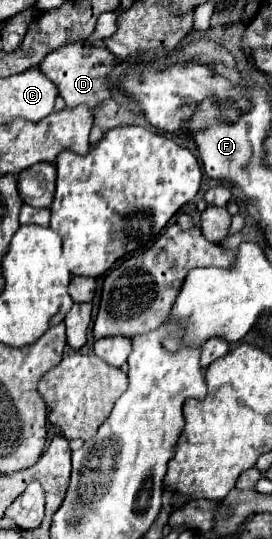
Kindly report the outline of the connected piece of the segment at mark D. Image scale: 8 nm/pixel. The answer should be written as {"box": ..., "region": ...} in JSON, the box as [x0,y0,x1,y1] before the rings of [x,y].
{"box":[39,41,117,109],"region":[[[77,41],[77,43],[69,43],[65,47],[59,47],[57,51],[49,53],[41,61],[39,69],[43,75],[47,75],[59,87],[59,95],[63,95],[67,107],[87,105],[89,109],[95,109],[103,101],[111,99],[107,69],[111,69],[115,63],[117,63],[117,57],[111,55],[109,49],[95,47],[87,41]]]}

